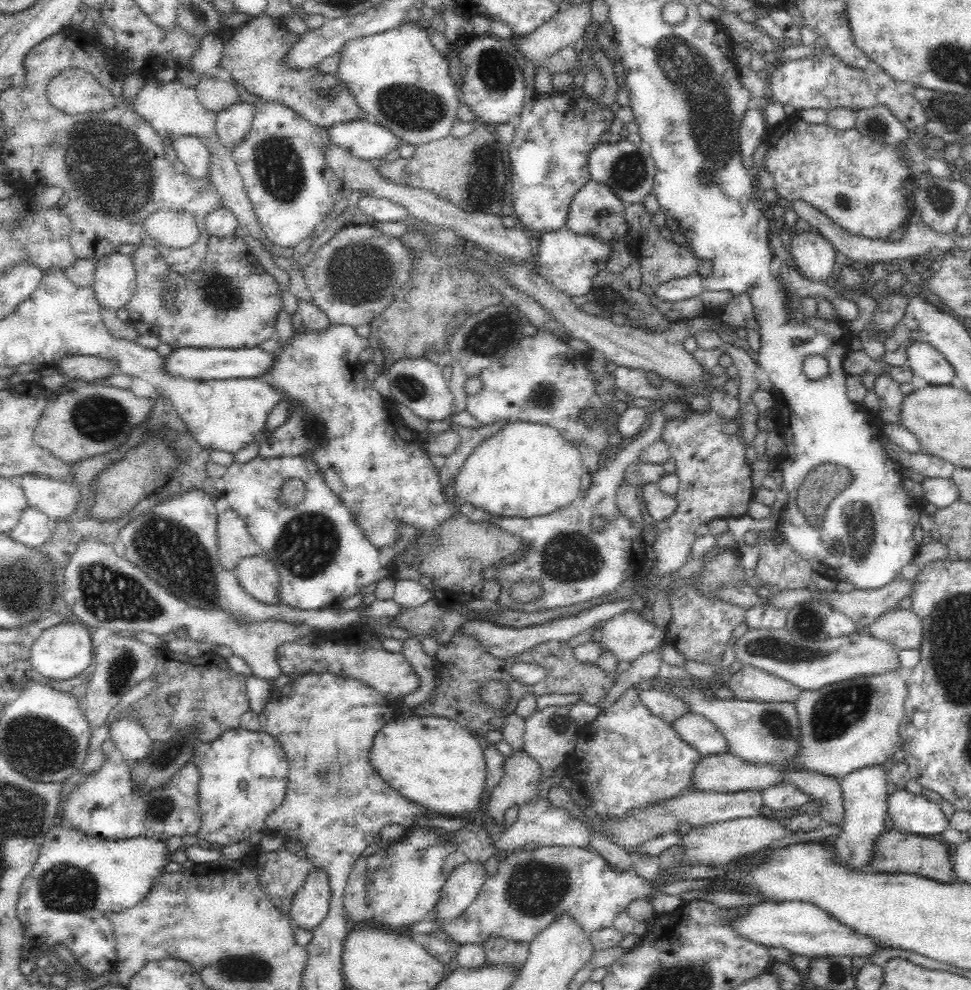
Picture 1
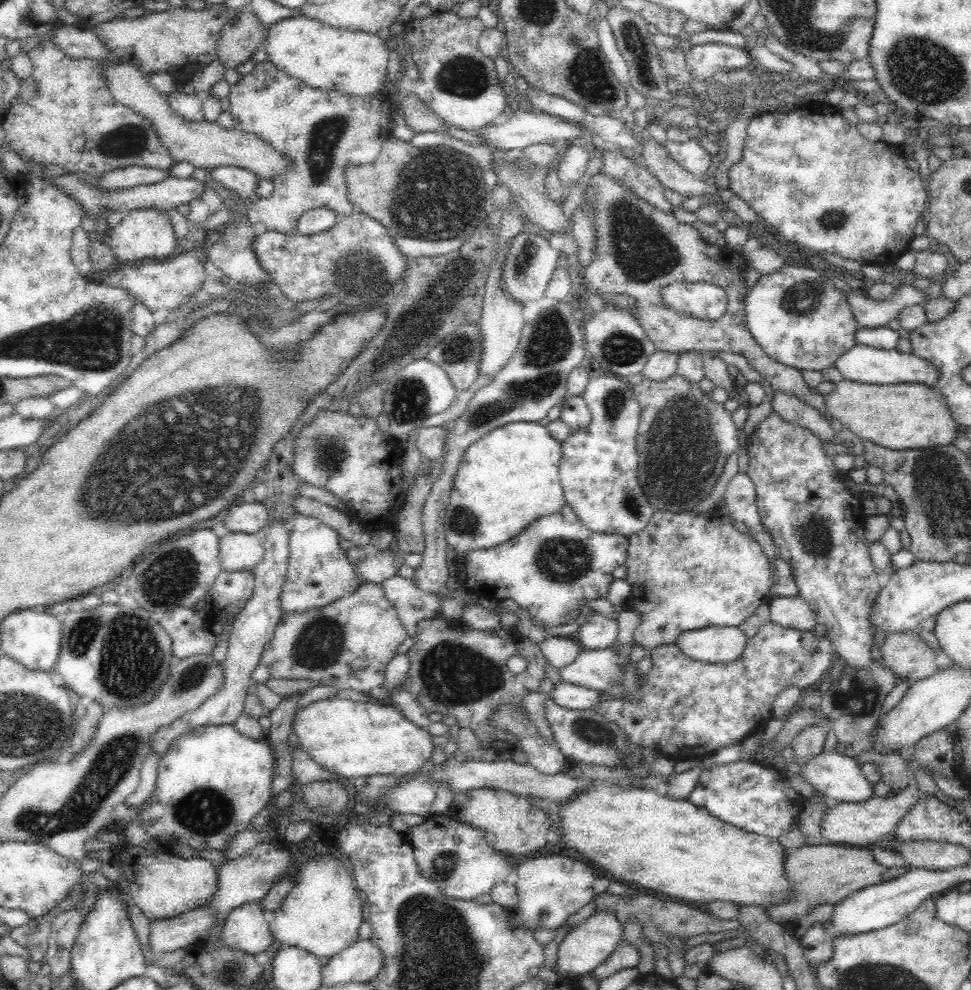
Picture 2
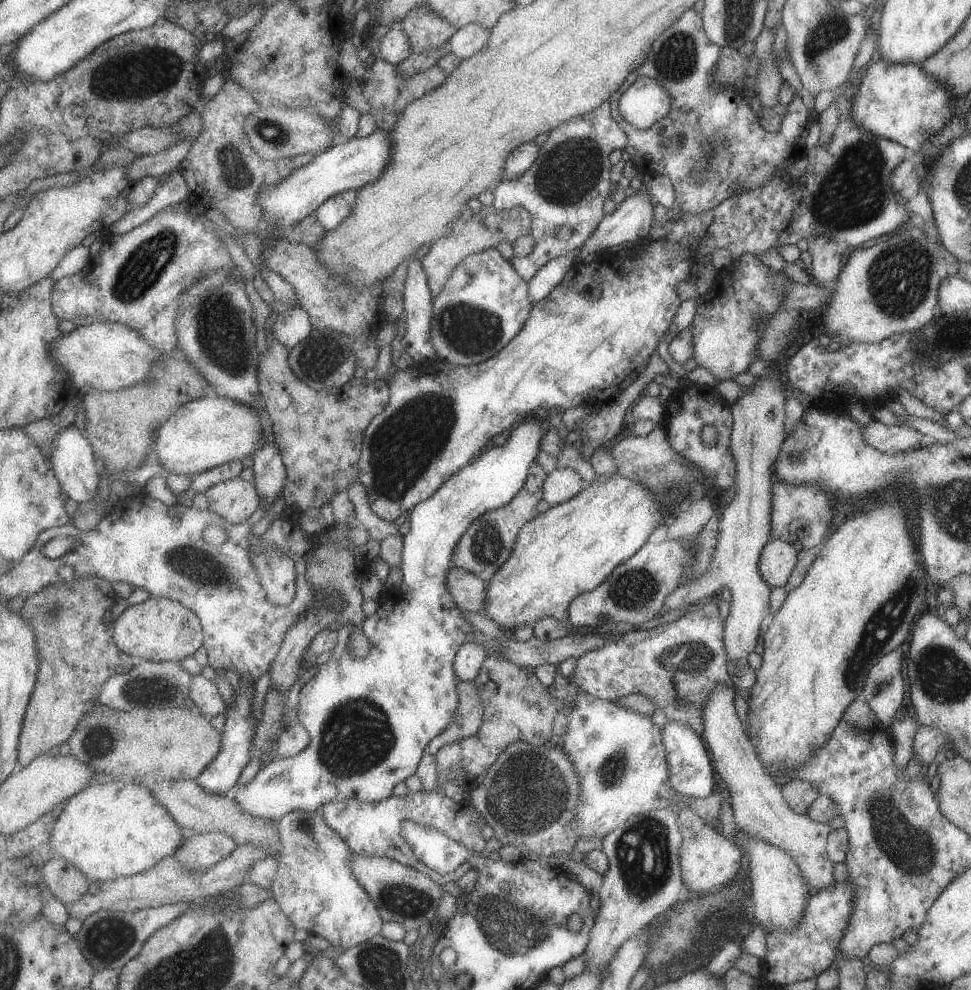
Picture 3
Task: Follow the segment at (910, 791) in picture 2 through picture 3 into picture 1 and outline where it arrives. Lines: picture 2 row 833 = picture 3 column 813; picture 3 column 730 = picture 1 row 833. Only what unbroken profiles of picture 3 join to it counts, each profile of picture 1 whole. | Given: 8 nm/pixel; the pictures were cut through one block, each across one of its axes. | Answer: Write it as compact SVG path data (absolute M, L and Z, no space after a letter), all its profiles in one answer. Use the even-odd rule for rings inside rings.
M749 816L737 818L736 820L707 824L691 829L682 837L681 844L684 846L684 858L692 865L703 864L706 866L724 867L730 860L742 856L742 854L751 854L758 850L769 847L777 840L789 835L796 835L801 830L794 830L786 824L781 824L778 819L771 816Z

